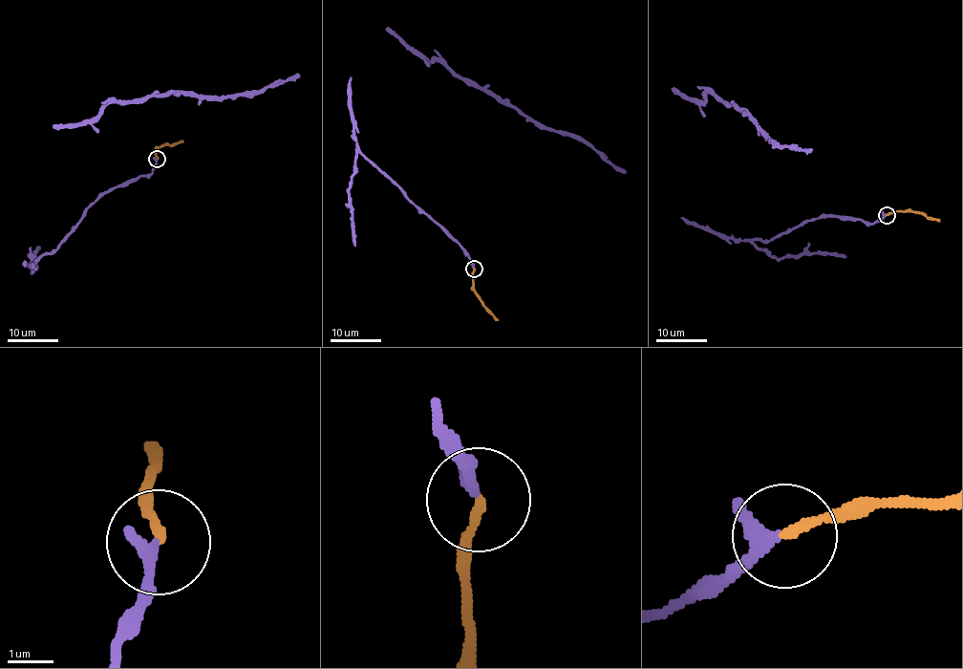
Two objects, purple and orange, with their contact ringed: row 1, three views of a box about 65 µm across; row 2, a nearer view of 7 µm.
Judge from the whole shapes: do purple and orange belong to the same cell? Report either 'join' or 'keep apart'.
join

